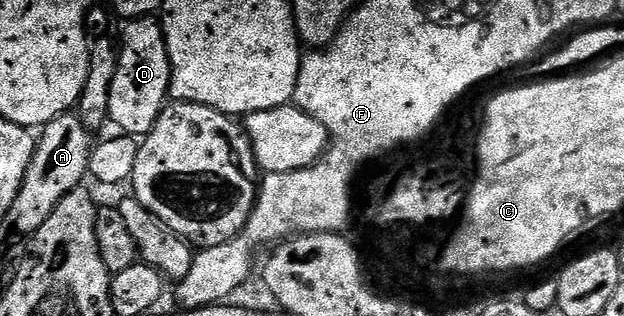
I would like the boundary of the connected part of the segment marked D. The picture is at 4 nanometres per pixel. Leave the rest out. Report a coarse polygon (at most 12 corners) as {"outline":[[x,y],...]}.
{"outline":[[134,18],[118,38],[108,117],[147,136],[170,98],[163,25]]}

